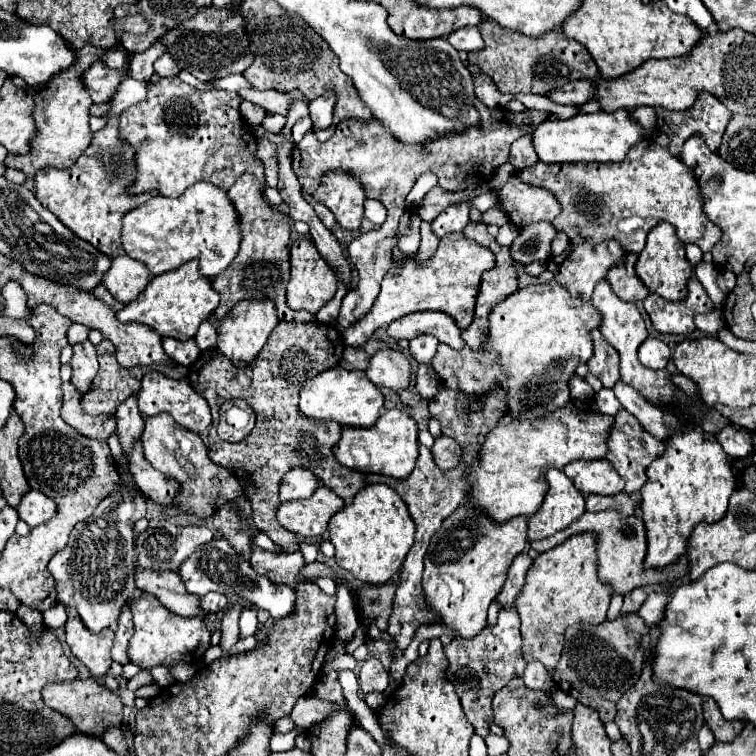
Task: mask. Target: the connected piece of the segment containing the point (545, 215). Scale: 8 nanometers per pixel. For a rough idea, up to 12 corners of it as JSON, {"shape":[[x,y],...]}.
{"shape":[[509,178],[499,194],[519,228],[551,222],[561,206],[549,190]]}

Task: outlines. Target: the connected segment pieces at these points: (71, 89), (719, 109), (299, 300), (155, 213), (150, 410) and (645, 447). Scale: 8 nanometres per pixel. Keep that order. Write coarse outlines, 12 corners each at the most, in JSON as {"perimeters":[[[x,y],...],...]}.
{"perimeters":[[[85,46],[35,94],[35,138],[5,166],[33,176],[69,168],[91,144],[83,72],[107,50]],[[709,92],[683,112],[659,108],[657,128],[679,156],[695,132],[717,152],[731,112]],[[307,238],[291,244],[287,306],[317,314],[335,274]],[[197,182],[123,218],[153,276],[197,258],[215,278],[241,234],[227,192]],[[147,372],[137,394],[141,416],[167,412],[201,434],[211,426],[203,396],[187,380]],[[627,410],[613,416],[607,460],[637,494],[667,440]]]}

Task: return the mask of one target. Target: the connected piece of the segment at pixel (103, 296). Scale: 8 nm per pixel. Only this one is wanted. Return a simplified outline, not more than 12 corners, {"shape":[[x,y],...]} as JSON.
{"shape":[[99,284],[95,298],[113,310],[121,310],[125,304],[115,300],[109,290]]}

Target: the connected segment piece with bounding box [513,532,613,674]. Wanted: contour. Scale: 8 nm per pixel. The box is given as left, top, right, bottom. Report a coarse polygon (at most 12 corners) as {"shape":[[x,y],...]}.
{"shape":[[595,534],[539,554],[513,602],[523,660],[551,674],[573,624],[601,624],[611,588]]}

